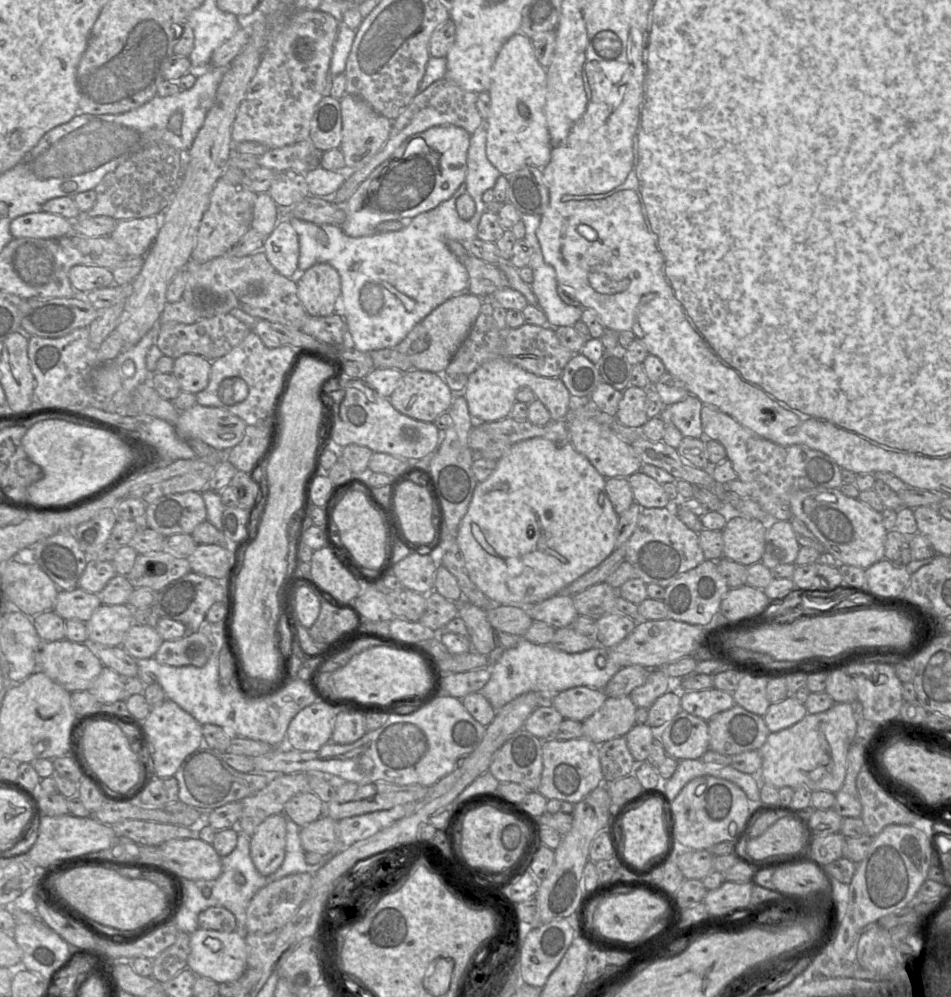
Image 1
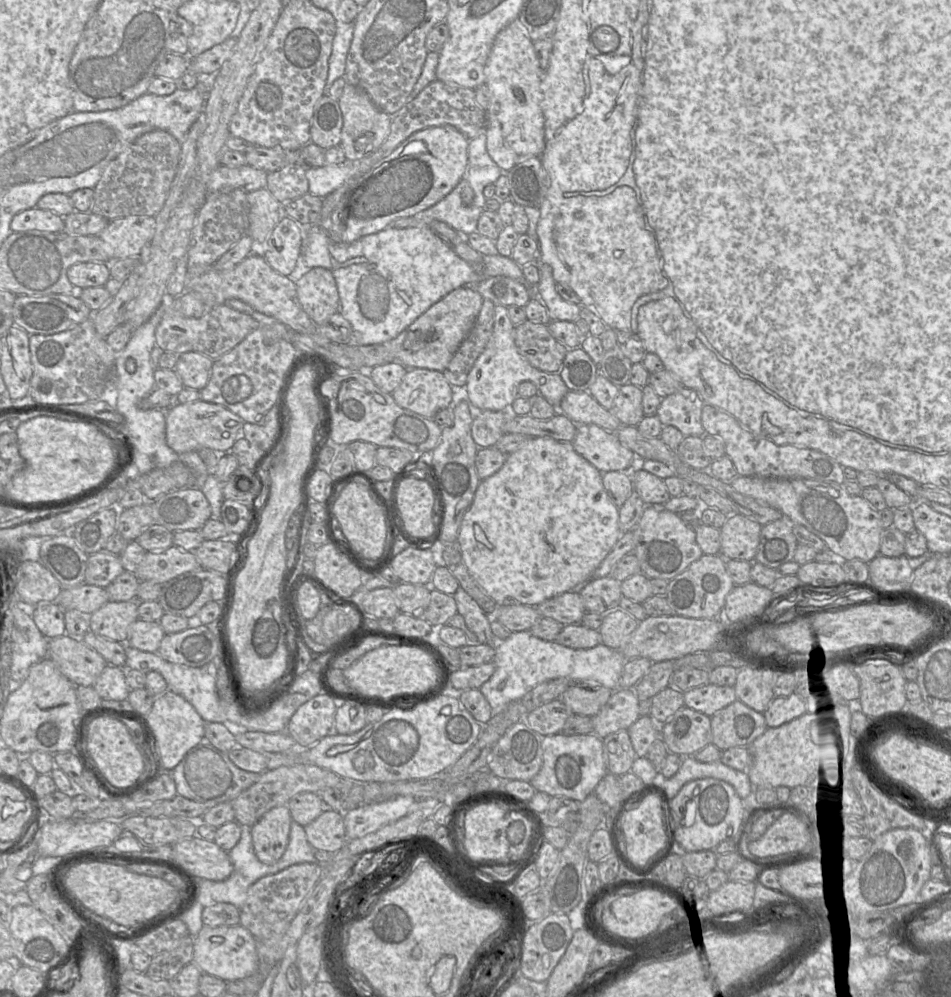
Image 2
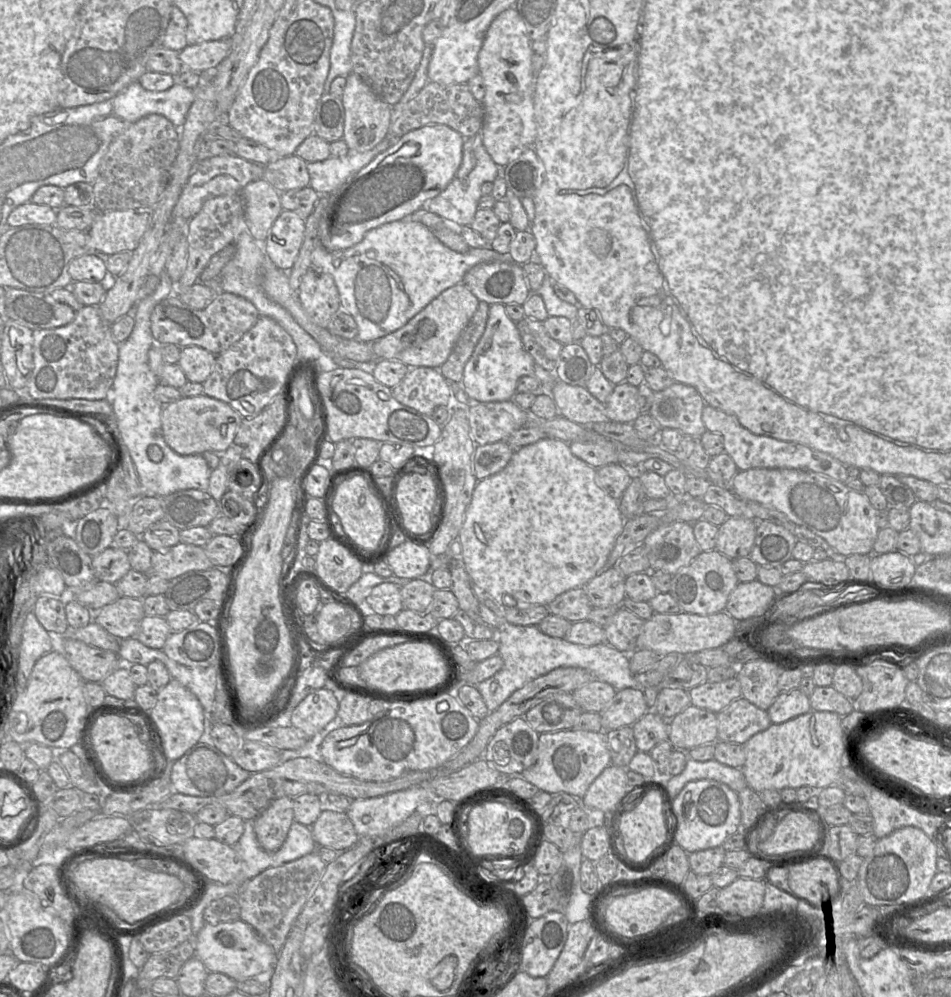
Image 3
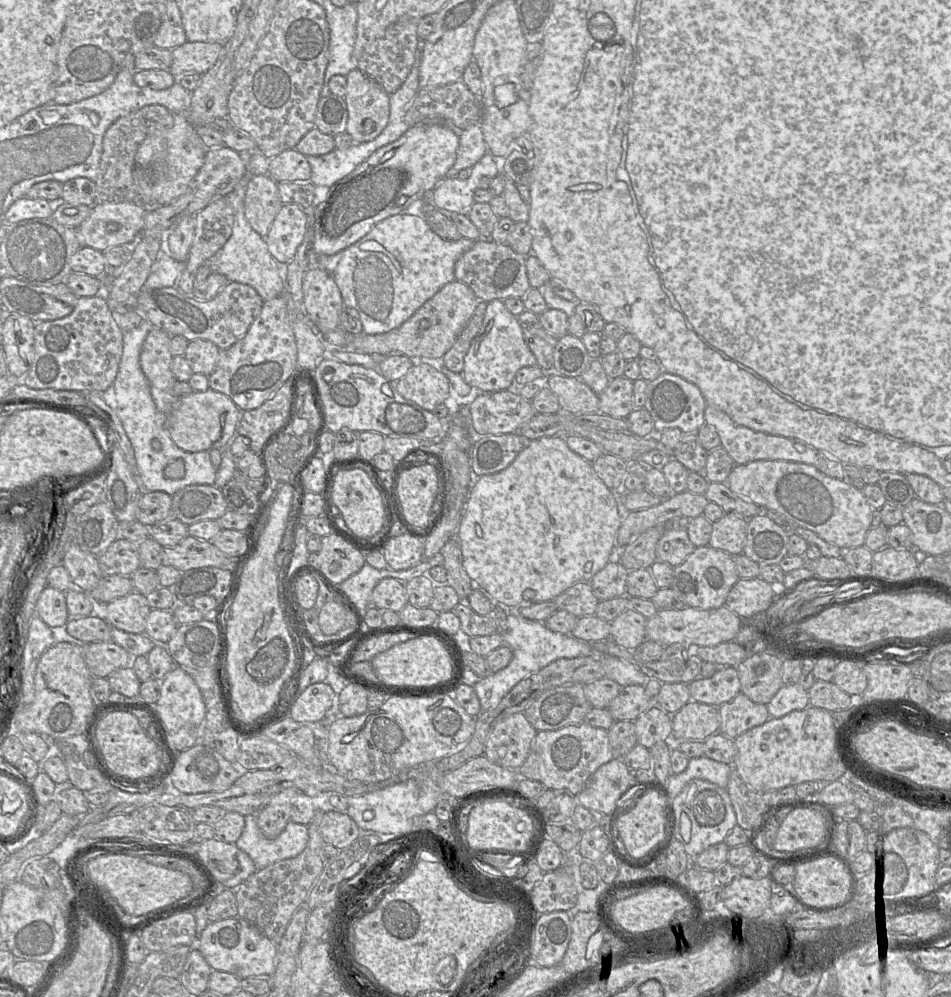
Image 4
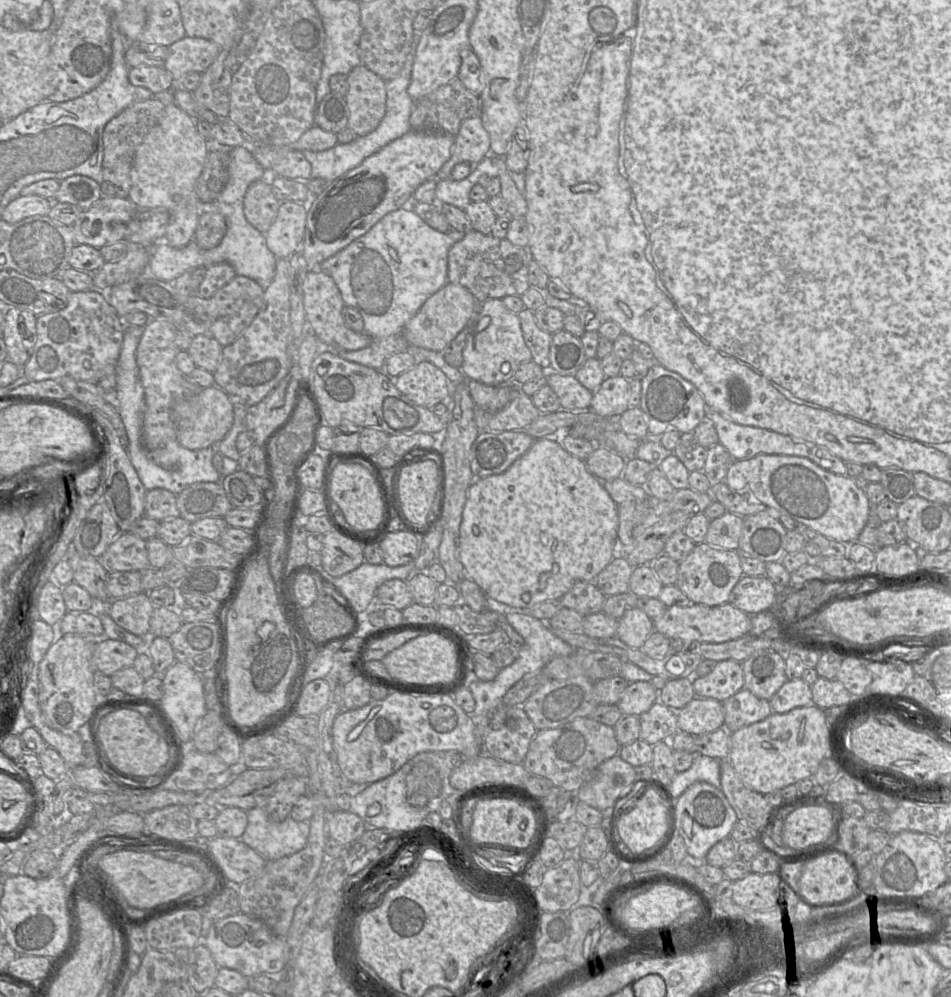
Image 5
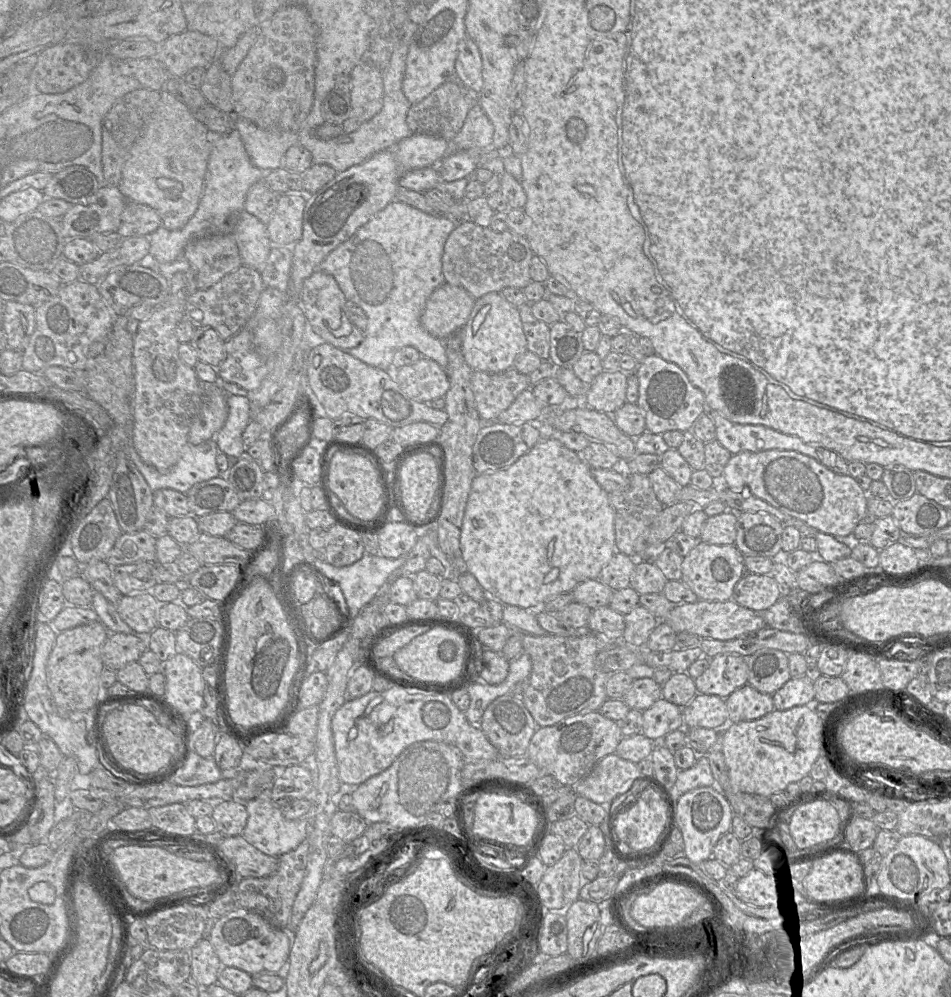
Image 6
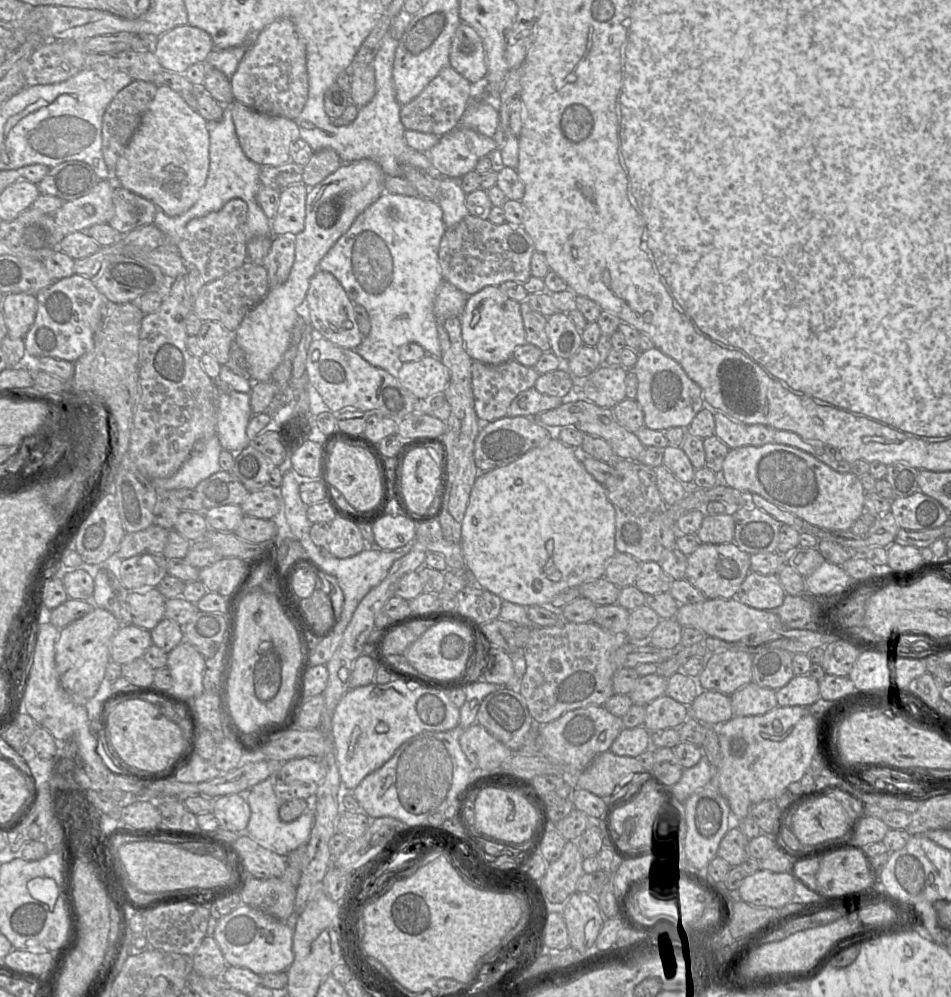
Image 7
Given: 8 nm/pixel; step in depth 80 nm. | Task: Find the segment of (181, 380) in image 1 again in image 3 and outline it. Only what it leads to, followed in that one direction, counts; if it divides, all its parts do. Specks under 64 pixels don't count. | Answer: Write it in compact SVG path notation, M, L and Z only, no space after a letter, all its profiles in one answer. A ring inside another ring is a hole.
M187 346L181 349L178 365L190 382L204 383L210 376L216 355L198 347Z

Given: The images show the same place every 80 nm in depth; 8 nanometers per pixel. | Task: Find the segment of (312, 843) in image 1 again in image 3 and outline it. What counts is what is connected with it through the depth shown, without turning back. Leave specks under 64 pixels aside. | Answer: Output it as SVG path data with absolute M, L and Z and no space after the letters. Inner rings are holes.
M324 810L310 827L319 847L344 852L358 841L358 835L346 812Z

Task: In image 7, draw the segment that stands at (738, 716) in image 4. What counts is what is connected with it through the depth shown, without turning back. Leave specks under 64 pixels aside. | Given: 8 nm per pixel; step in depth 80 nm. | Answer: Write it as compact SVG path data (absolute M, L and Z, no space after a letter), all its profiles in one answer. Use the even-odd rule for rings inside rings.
M751 681L730 695L733 716L751 716L766 713L777 707L775 690Z

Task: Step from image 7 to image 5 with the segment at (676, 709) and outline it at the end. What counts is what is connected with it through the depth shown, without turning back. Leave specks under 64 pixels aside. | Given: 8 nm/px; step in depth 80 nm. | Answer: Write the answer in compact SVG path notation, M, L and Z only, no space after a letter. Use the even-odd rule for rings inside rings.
M660 701L642 715L640 719L640 739L650 745L660 741L669 741L677 730L677 711Z

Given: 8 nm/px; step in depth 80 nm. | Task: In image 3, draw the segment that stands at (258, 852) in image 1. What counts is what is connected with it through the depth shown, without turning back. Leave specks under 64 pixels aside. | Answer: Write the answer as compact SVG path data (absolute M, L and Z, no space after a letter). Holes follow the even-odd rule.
M282 797L270 803L254 820L259 845L267 852L277 851L284 843L293 818L293 798Z

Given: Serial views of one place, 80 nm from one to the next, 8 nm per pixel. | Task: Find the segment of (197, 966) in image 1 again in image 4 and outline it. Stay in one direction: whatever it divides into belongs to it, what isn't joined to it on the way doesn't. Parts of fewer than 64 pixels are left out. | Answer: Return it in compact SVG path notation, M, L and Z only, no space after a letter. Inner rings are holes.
M238 916L210 922L199 937L197 946L191 948L198 948L201 951L212 970L228 972L240 979L257 975L273 976L276 970L277 944L272 942L256 926Z

